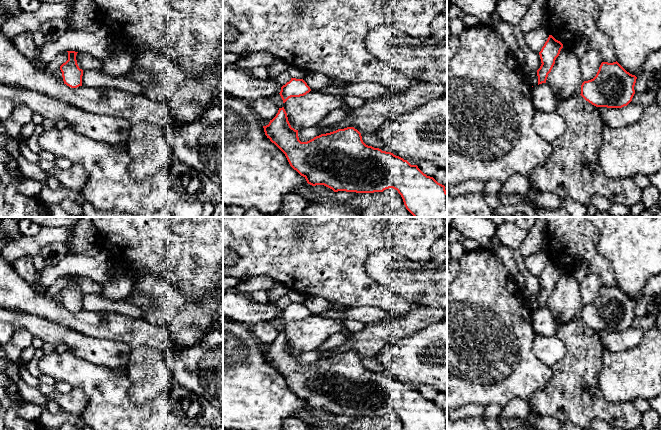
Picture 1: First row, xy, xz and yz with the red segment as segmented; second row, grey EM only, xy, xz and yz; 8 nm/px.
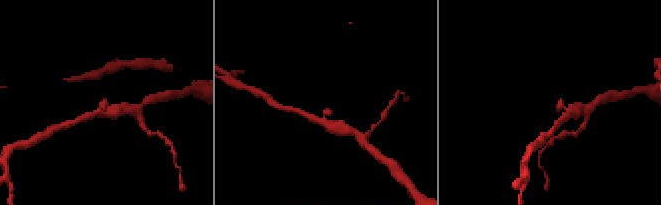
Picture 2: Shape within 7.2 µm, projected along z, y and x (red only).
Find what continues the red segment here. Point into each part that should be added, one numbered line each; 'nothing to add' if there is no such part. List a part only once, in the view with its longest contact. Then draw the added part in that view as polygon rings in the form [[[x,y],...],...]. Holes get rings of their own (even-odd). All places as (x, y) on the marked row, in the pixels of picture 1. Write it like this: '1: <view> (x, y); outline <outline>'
nothing to add

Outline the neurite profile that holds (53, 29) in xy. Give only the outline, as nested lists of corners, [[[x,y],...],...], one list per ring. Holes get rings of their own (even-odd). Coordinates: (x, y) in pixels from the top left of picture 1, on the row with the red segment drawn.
[[[53,19],[45,22],[40,31],[44,34],[47,41],[55,41],[67,31],[67,23],[62,19]]]

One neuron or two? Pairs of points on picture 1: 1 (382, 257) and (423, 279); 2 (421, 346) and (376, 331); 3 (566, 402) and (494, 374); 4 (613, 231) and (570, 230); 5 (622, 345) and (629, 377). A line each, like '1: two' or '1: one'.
1: one
2: two
3: two
4: two
5: two

